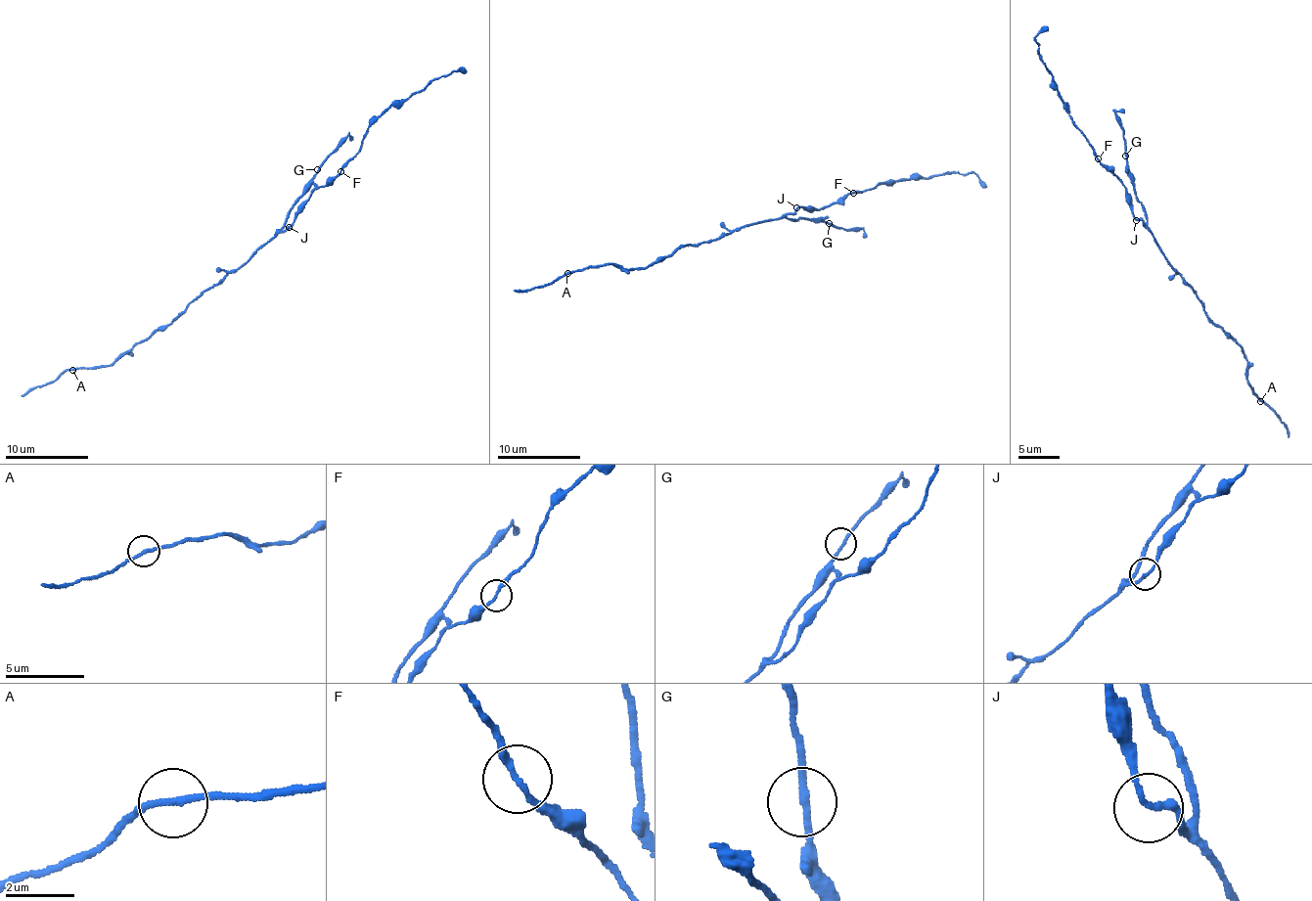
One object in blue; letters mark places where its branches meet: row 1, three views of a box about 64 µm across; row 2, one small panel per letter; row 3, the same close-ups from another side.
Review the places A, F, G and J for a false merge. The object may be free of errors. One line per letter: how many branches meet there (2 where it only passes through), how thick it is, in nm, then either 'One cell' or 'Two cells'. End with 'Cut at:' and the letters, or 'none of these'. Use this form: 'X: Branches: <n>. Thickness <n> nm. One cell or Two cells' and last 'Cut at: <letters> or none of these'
A: Branches: 2. Thickness 190 nm. One cell
F: Branches: 2. Thickness 180 nm. Two cells
G: Branches: 2. Thickness 180 nm. One cell
J: Branches: 2. Thickness 180 nm. One cell
Cut at: F

